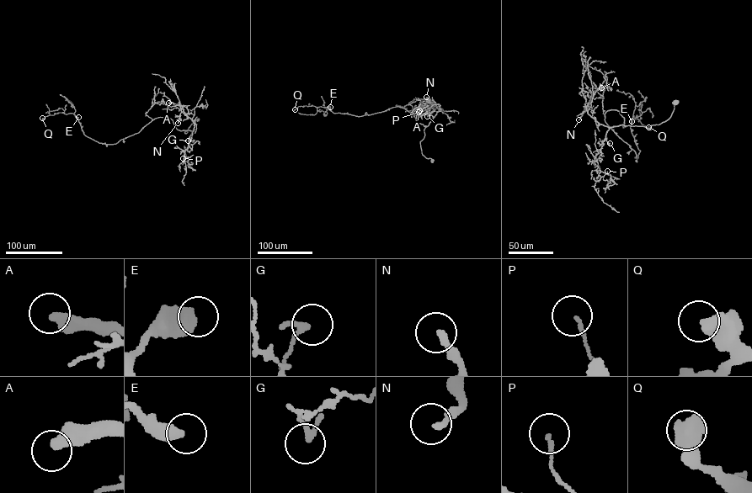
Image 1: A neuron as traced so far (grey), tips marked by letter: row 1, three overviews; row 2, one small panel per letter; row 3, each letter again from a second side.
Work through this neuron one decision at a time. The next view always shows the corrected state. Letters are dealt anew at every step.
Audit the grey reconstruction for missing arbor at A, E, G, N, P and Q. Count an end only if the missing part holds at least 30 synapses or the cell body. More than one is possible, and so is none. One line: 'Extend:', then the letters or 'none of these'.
Extend: A, N

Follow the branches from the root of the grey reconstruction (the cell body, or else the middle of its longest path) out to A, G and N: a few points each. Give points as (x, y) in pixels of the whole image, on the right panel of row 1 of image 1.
A: (676, 102), (668, 119), (650, 128), (607, 127), (592, 118), (586, 107), (601, 87)
G: (676, 102), (673, 103), (674, 108), (668, 119), (650, 128), (621, 124), (610, 128), (605, 136), (610, 143)
N: (676, 102), (673, 103), (674, 108), (668, 119), (650, 128), (600, 124), (588, 113), (585, 101), (578, 119)

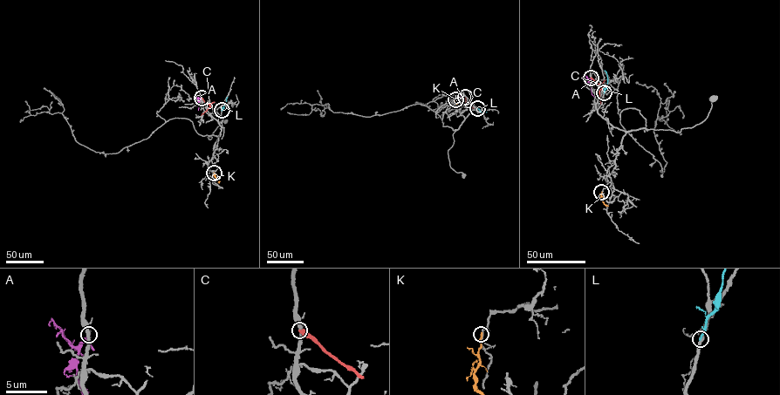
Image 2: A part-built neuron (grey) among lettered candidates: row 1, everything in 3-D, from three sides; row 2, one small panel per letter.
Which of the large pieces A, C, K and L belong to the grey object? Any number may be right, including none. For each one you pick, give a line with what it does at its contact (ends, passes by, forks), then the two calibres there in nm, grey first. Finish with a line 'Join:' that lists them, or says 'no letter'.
Join: no letter

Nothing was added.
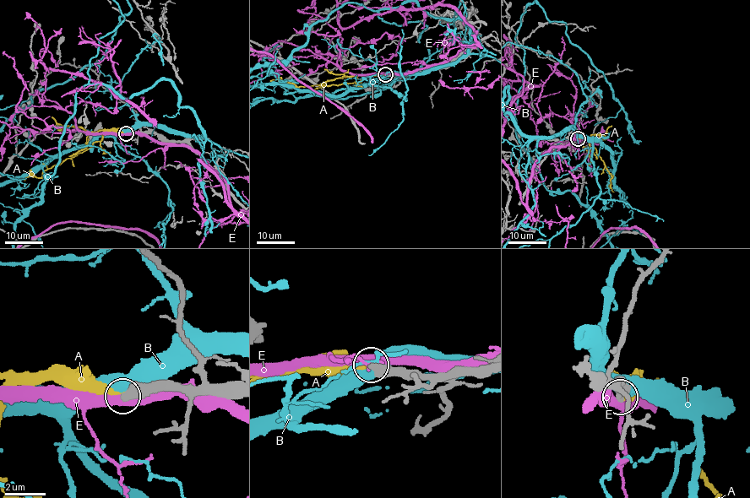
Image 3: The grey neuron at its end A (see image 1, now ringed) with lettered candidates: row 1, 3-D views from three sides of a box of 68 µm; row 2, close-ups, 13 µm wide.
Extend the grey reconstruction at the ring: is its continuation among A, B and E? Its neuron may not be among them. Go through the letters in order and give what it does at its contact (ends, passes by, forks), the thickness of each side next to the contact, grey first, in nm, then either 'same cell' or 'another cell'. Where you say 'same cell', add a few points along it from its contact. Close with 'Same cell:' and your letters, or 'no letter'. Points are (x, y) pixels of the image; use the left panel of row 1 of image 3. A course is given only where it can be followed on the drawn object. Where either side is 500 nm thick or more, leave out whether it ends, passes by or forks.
A: 550/360 nm | same cell | via (126, 132), (105, 131), (100, 140), (94, 142), (91, 147), (52, 165), (40, 177), (29, 175), (24, 181)
B: 600/600 nm | another cell
E: 550/440 nm | another cell
Same cell: A

